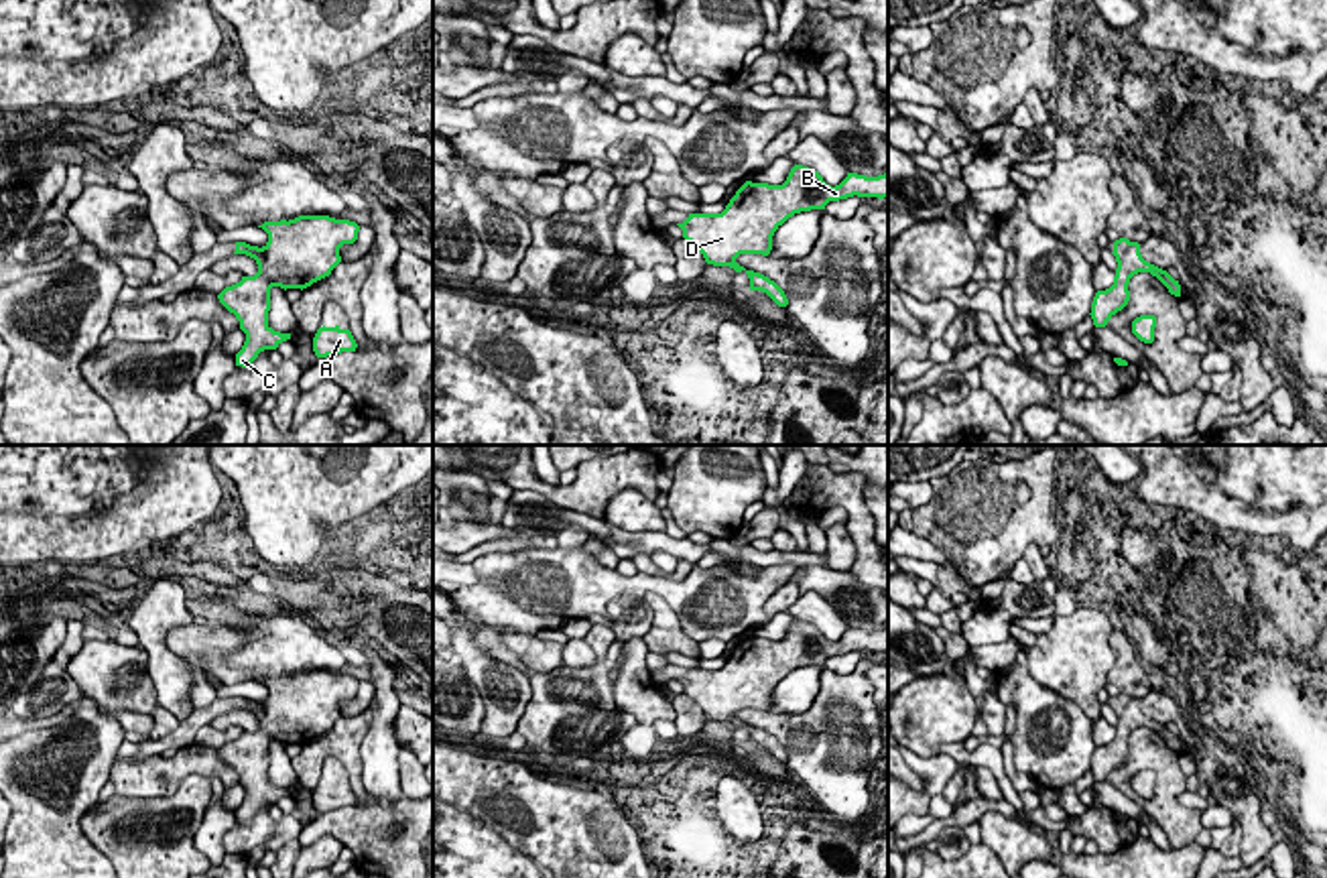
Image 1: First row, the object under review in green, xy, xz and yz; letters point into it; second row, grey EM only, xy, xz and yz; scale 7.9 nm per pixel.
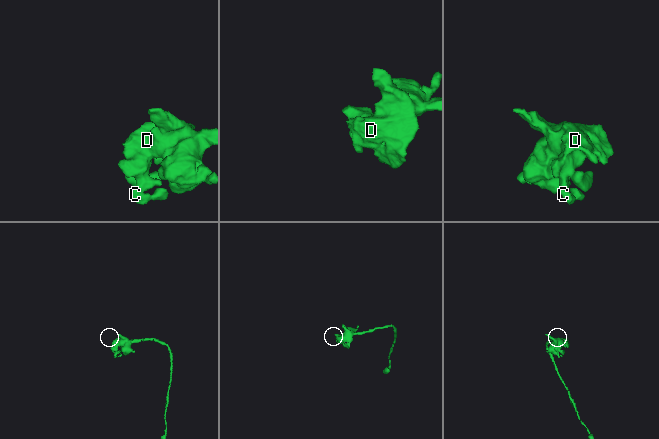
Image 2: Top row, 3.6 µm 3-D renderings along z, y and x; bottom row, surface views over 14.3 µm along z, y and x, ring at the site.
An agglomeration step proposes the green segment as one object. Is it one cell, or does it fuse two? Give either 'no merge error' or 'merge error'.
no merge error

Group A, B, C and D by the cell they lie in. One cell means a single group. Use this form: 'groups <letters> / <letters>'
groups A B C D

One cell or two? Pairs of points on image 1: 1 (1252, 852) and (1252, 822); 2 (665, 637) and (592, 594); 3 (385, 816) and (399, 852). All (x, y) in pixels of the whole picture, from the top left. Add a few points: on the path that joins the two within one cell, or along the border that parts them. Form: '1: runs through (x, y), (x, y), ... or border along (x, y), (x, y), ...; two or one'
1: runs through (1252, 844), (1252, 830); one
2: border along (649, 631), (641, 637); two
3: runs through (383, 824), (383, 836), (391, 844); one

